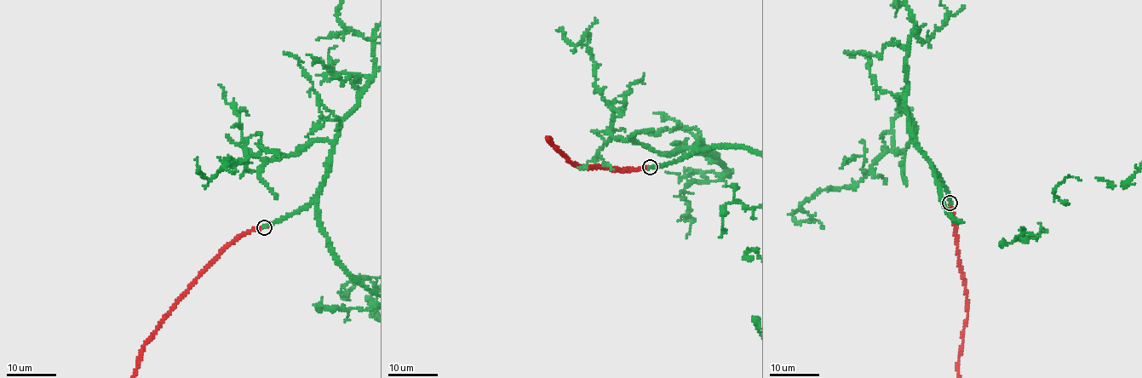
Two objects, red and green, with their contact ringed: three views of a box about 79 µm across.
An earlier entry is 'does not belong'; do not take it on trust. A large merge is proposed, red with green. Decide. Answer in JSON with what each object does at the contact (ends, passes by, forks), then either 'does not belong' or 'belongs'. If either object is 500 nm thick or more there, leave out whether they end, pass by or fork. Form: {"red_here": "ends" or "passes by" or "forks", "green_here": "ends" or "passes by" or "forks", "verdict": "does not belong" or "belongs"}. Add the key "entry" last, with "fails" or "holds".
{"red_here": "ends", "green_here": "ends", "verdict": "does not belong", "entry": "holds"}

